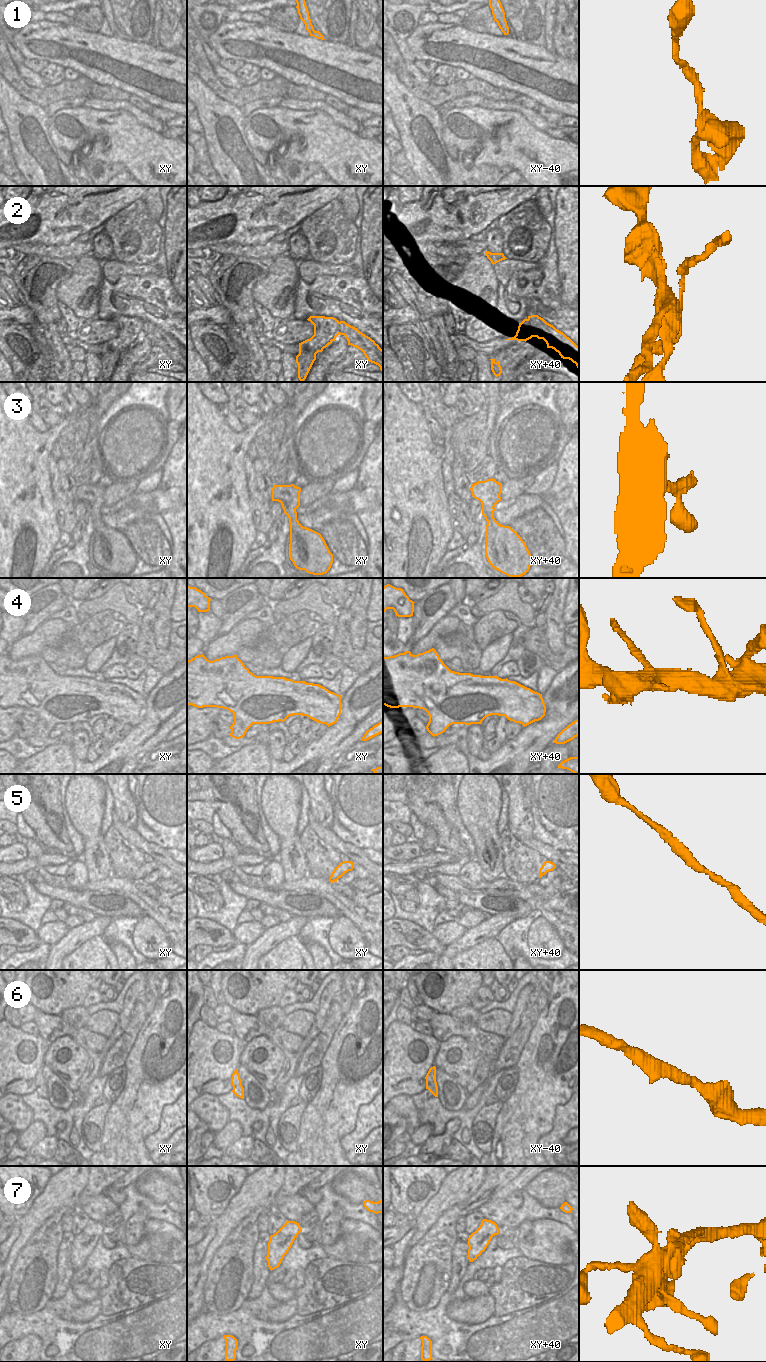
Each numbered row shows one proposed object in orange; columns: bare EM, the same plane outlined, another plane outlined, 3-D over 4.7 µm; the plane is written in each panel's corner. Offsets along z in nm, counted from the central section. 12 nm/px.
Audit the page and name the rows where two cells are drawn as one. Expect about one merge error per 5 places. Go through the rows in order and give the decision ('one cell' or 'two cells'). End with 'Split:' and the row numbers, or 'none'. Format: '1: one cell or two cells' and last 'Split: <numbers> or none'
1: one cell
2: two cells
3: one cell
4: two cells
5: one cell
6: one cell
7: one cell
Split: 2, 4

